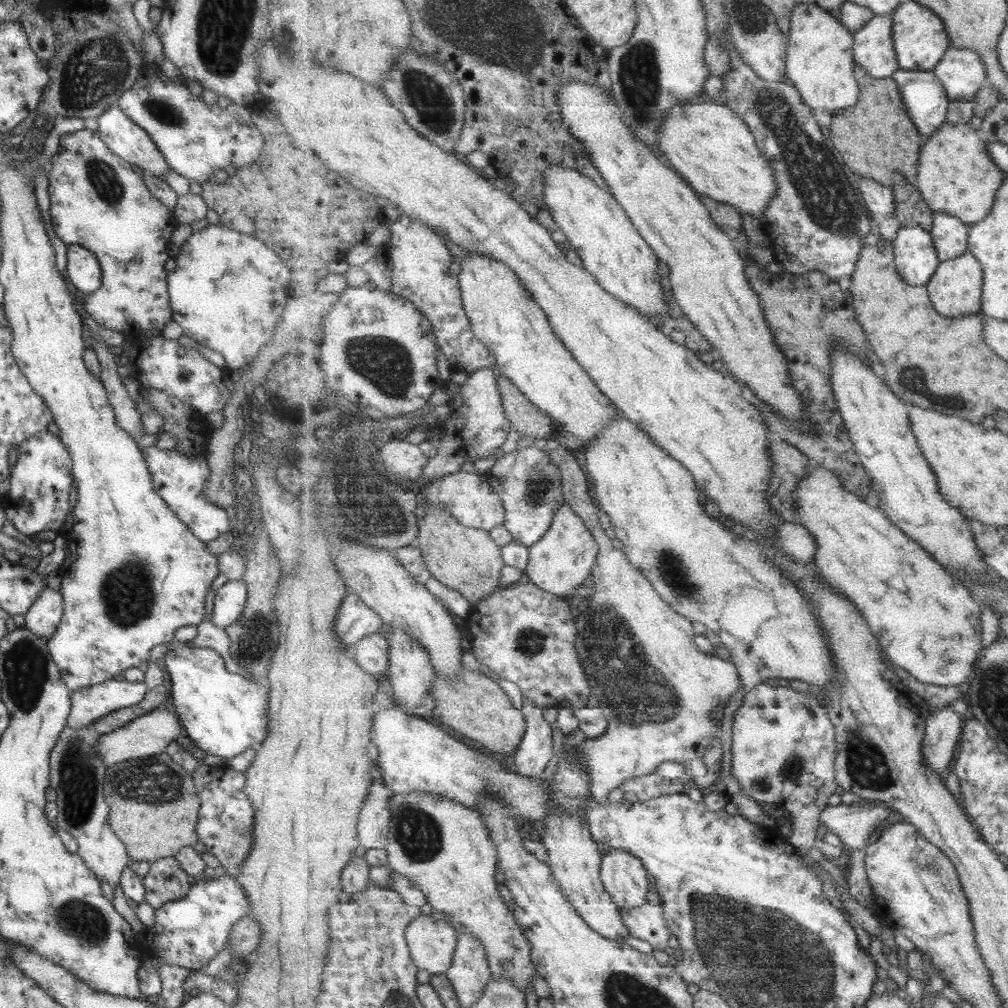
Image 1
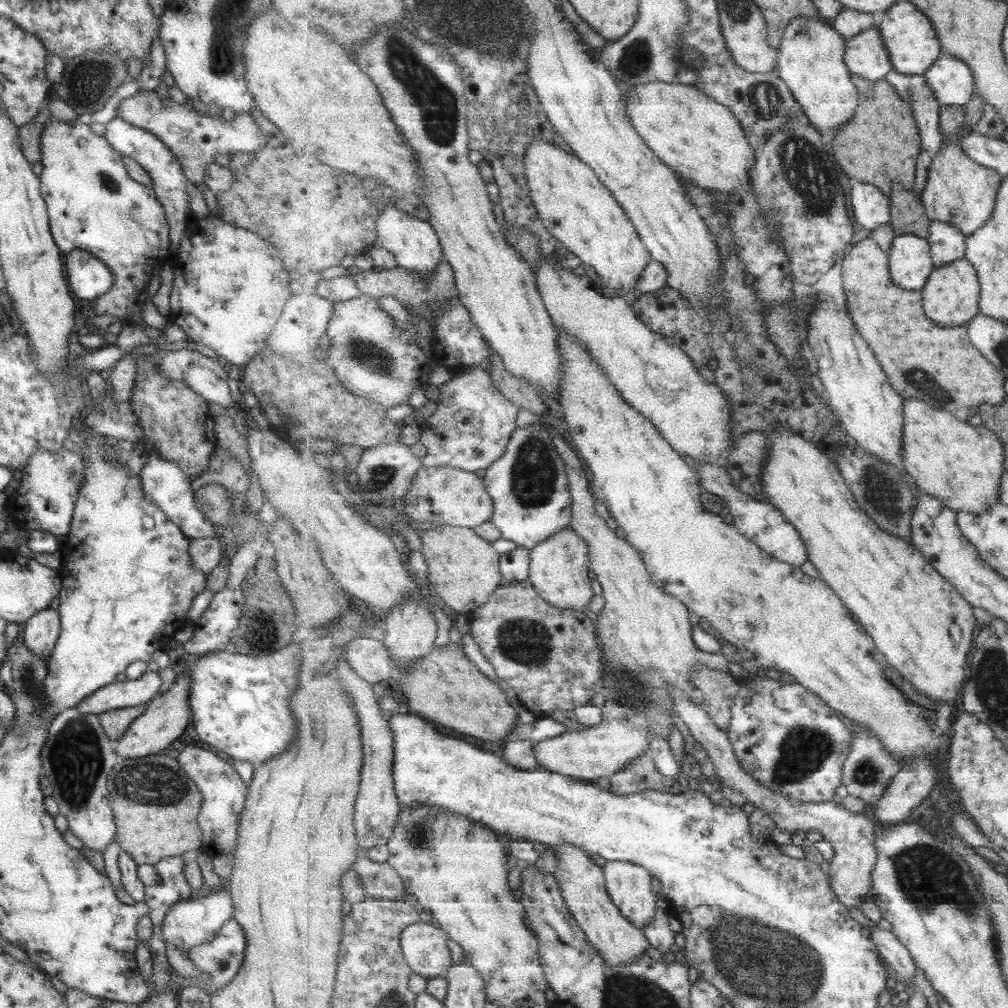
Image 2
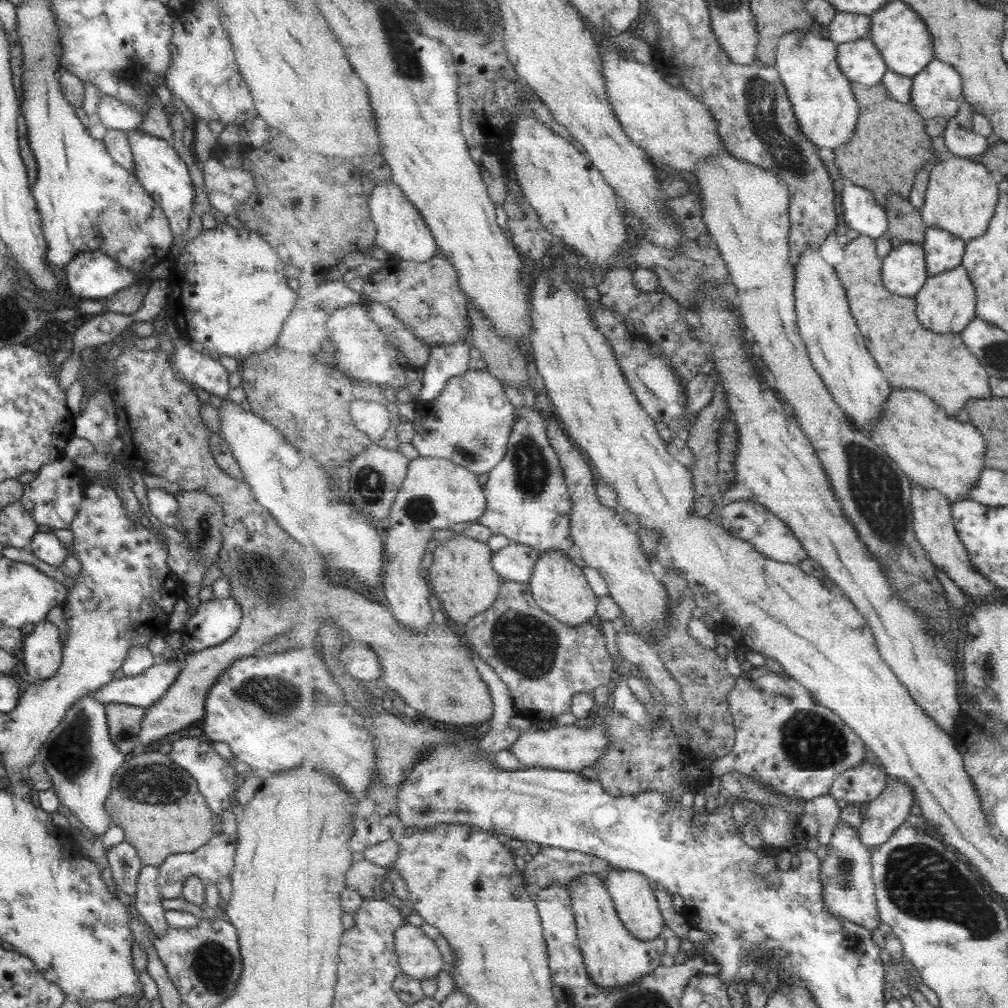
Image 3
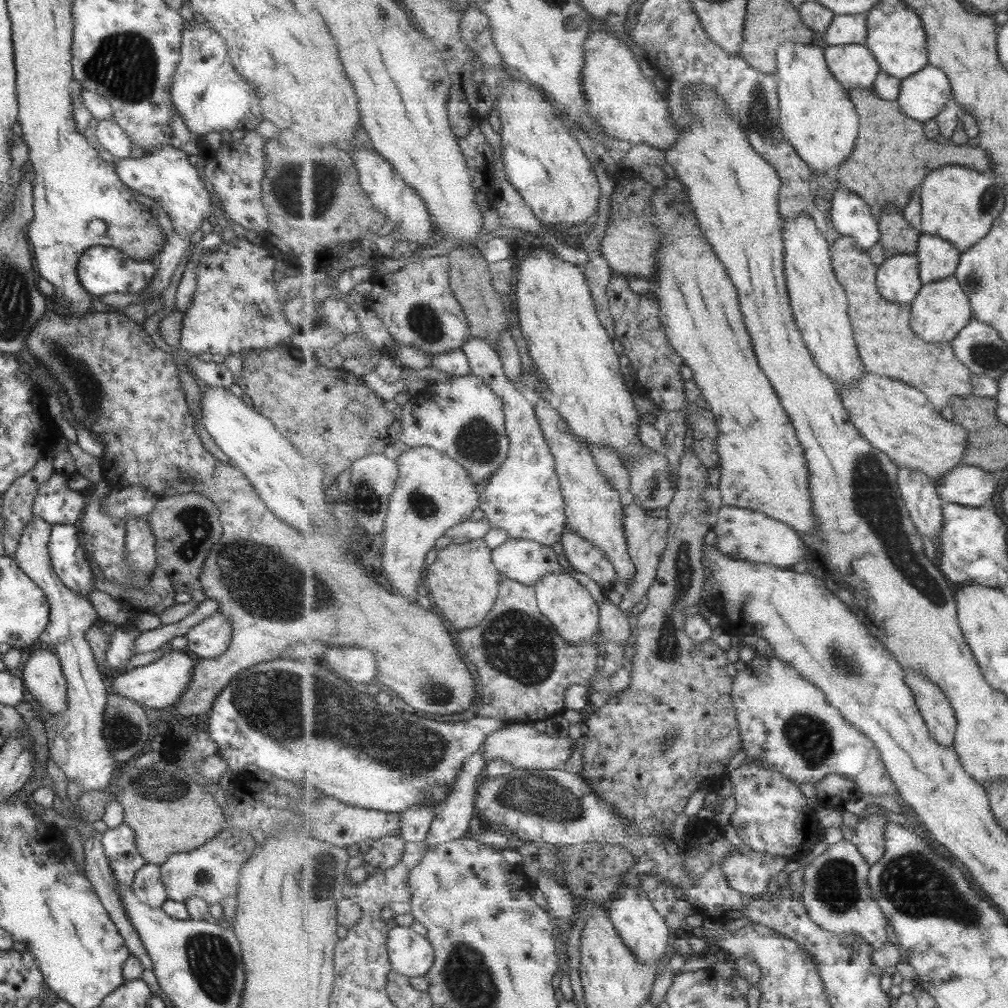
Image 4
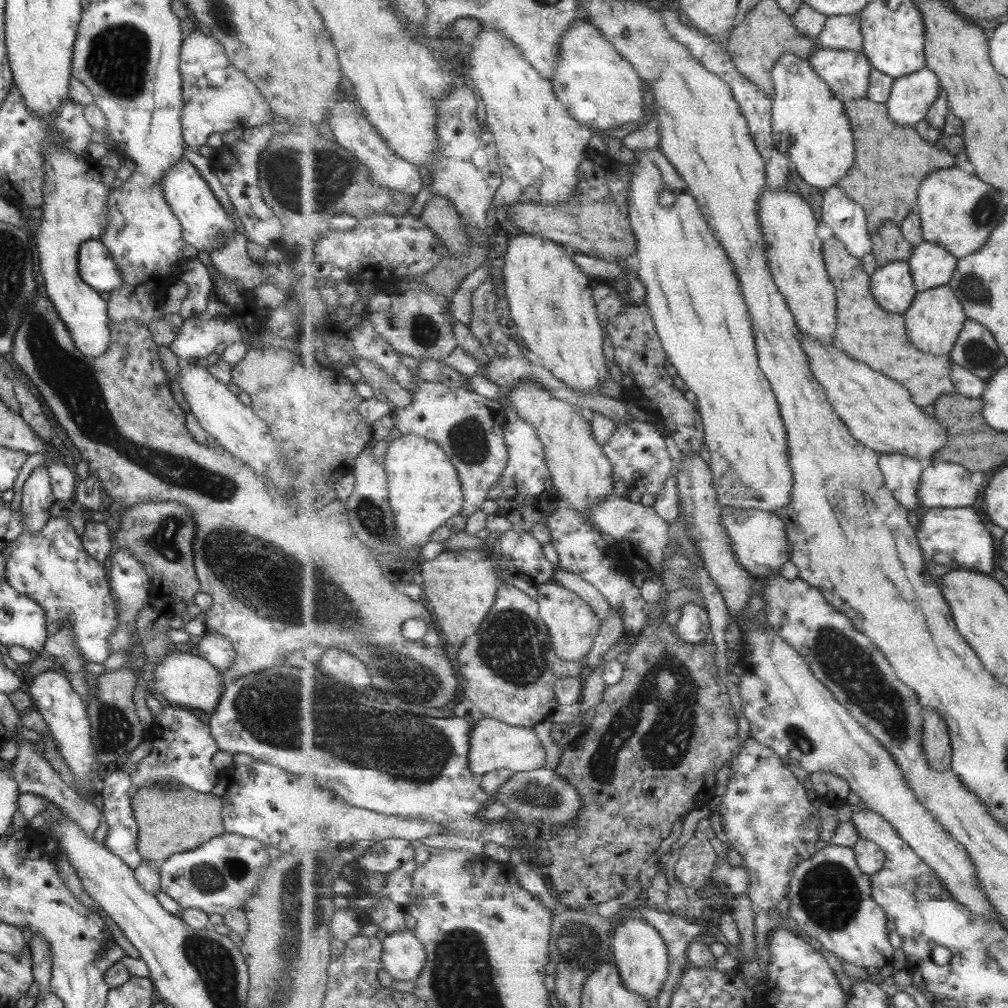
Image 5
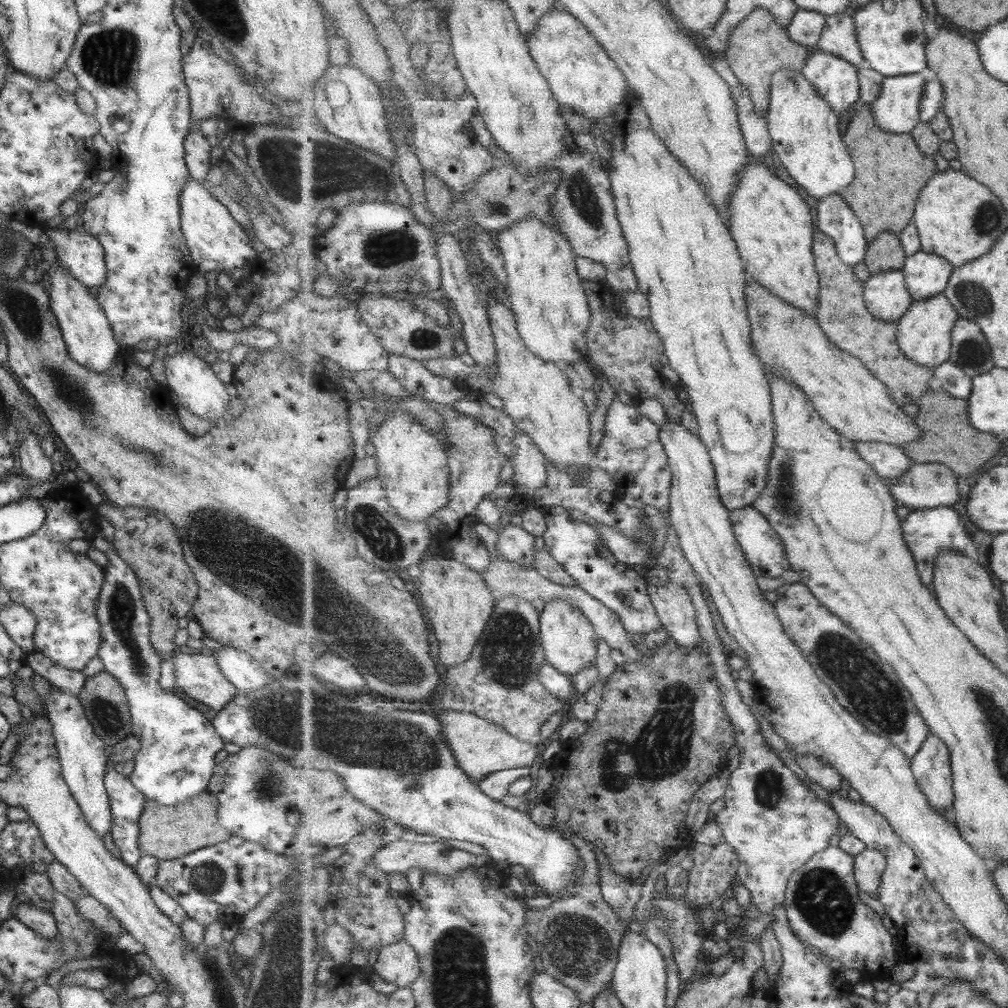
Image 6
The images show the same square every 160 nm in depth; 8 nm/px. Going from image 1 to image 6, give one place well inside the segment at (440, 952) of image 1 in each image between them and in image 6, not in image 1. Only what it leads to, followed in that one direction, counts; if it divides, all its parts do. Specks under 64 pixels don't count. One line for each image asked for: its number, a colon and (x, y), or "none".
2: (425, 946)
3: (420, 958)
4: (413, 955)
5: (405, 957)
6: (398, 963)

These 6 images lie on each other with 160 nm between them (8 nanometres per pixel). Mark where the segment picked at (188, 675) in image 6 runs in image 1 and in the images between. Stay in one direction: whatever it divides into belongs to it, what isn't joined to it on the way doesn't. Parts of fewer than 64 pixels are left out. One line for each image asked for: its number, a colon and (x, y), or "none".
1: (88, 704)
2: (128, 693)
3: (143, 690)
4: (160, 684)
5: (182, 679)

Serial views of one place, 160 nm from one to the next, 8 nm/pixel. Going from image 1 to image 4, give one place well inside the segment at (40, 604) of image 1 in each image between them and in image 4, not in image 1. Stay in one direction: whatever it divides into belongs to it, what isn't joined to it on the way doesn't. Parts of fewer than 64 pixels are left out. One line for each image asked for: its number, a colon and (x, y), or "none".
2: (40, 632)
3: (42, 654)
4: (41, 674)

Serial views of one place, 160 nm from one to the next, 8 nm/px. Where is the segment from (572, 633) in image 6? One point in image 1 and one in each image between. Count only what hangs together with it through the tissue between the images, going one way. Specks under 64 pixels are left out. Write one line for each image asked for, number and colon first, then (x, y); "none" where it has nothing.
1: (566, 556)
2: (559, 569)
3: (559, 586)
4: (567, 602)
5: (574, 625)

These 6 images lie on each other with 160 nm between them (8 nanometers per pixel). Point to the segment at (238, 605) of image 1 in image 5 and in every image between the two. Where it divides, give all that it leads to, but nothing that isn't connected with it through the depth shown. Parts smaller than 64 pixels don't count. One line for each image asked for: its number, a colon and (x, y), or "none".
2: (213, 628)
3: (214, 621)
4: (209, 638)
5: (216, 649)

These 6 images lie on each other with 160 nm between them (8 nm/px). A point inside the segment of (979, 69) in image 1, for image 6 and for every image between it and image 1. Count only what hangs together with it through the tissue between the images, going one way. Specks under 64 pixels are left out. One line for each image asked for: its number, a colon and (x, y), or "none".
2: (953, 81)
3: (938, 91)
4: (923, 96)
5: (912, 96)
6: (897, 110)

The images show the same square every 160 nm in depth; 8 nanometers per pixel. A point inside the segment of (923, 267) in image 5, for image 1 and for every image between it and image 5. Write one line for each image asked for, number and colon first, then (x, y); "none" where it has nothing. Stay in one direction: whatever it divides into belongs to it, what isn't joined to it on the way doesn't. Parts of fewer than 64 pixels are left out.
1: (950, 234)
2: (948, 243)
3: (944, 251)
4: (939, 258)

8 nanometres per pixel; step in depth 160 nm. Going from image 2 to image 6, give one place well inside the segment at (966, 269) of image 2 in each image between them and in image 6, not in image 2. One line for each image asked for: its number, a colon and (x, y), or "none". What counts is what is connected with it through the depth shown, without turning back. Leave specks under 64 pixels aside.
3: (947, 303)
4: (942, 310)
5: (935, 320)
6: (926, 331)

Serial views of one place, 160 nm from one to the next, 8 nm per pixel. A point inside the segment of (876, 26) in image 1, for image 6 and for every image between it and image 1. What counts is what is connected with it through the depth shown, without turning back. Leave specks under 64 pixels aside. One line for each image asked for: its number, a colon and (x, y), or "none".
2: (867, 55)
3: (861, 60)
4: (854, 65)
5: (848, 73)
6: (838, 81)

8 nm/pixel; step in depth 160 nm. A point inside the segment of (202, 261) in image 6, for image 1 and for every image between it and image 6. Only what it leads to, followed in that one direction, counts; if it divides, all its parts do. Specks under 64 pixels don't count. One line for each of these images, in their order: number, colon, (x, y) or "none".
1: (123, 138)
2: (169, 184)
3: (156, 167)
4: (165, 175)
5: (205, 224)

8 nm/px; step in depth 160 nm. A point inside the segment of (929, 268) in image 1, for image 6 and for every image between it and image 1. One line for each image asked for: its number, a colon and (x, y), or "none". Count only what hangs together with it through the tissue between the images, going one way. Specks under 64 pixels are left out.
2: (911, 263)
3: (905, 271)
4: (899, 280)
5: (892, 285)
6: (887, 295)

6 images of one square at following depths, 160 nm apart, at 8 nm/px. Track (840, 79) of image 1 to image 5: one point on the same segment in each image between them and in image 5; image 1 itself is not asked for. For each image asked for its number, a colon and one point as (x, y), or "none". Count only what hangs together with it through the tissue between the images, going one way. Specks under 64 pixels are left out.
2: (812, 62)
3: (827, 108)
4: (817, 114)
5: (811, 125)

